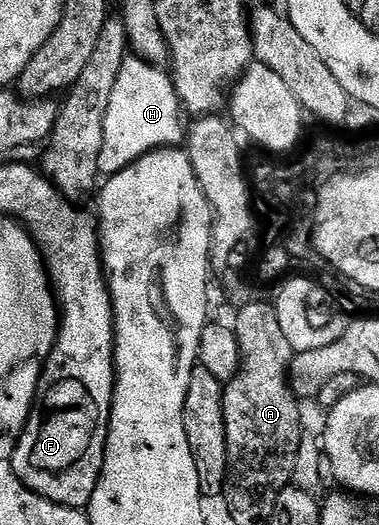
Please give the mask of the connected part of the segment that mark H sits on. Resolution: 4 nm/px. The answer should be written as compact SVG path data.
M136 56L126 57L123 68L119 68L111 100L107 103L107 116L103 120L103 146L97 165L102 175L118 174L151 150L182 145L187 134L186 127L181 127L183 107L177 99L172 77L161 70L164 69L160 65Z

